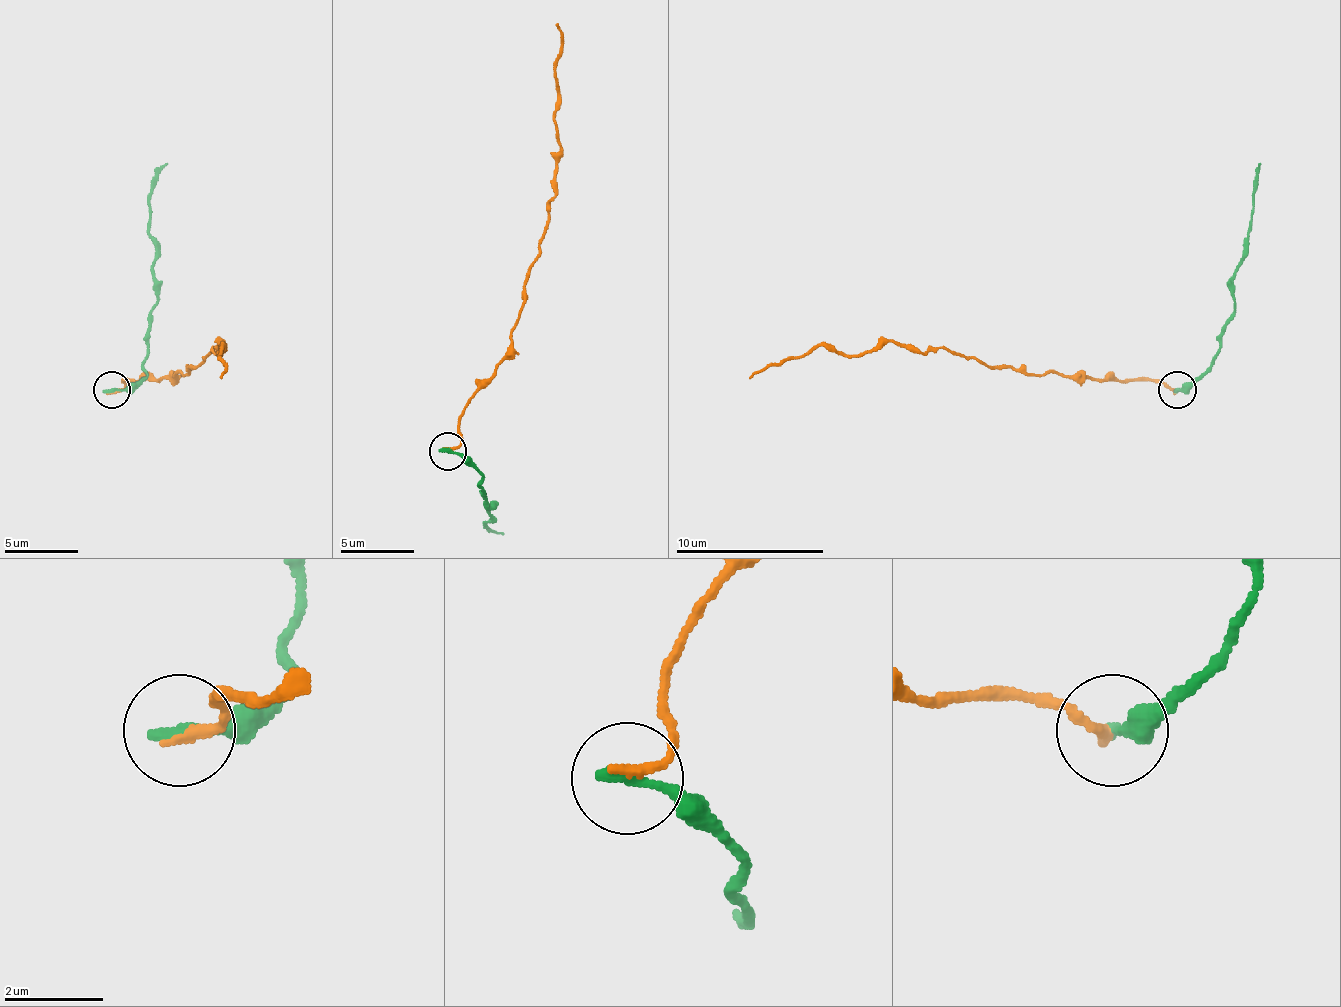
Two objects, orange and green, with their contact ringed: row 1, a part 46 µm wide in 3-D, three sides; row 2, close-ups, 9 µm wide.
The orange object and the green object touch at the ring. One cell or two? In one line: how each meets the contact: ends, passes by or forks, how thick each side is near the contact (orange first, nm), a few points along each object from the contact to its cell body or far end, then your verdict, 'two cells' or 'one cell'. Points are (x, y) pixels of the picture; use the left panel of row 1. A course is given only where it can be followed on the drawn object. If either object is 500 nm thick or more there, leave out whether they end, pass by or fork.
orange ends there; green ends there; 200 nm thick on the orange side, 280 nm on the other; orange runs (113, 389), (131, 381), (172, 378), (213, 348), (220, 348), (220, 341), (224, 363), (220, 378); green runs (113, 389), (131, 389), (146, 374), (157, 278), (150, 226), (150, 181), (168, 163); two cells

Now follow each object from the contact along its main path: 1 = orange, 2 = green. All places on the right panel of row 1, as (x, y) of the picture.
1: (1176, 389), (994, 367), (946, 348), (879, 341), (868, 352), (846, 355), (813, 344), (749, 378)
2: (1176, 389), (1187, 389), (1202, 374), (1221, 344), (1221, 326), (1235, 307), (1232, 278), (1250, 226), (1261, 163)

